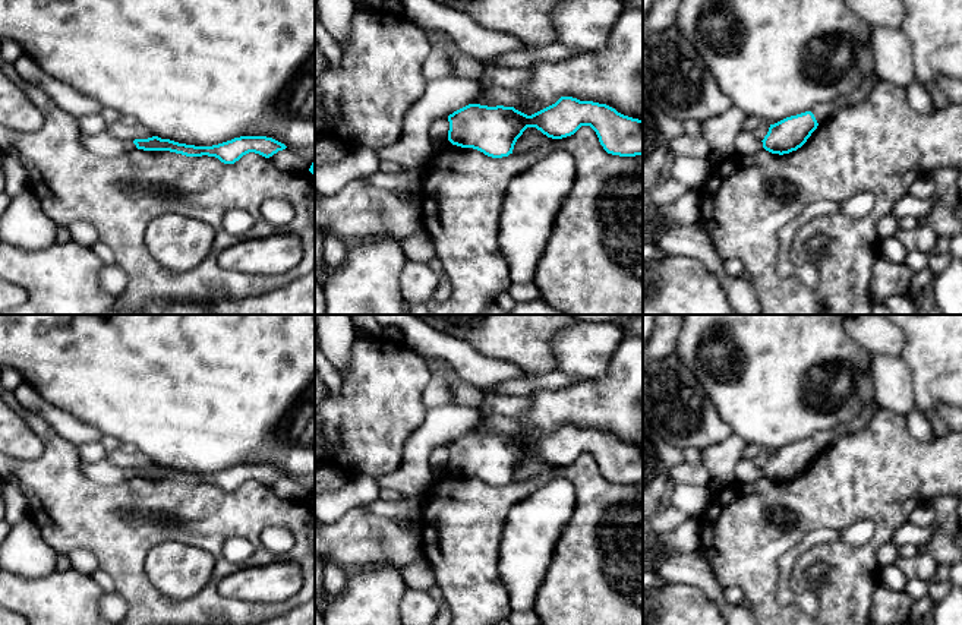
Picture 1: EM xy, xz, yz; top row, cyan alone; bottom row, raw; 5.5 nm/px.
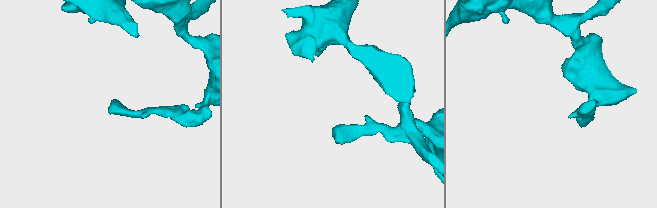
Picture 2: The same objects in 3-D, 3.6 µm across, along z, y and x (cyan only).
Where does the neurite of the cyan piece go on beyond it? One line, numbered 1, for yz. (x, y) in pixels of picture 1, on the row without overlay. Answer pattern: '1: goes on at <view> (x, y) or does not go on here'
1: does not go on here

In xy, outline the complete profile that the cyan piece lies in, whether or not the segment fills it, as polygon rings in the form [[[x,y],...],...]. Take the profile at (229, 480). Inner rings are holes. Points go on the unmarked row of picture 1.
[[[158,464],[135,467],[133,471],[143,479],[170,479],[186,484],[215,484],[224,492],[234,492],[249,480],[269,486],[287,476],[284,471],[266,464],[240,464],[212,474],[186,473]]]

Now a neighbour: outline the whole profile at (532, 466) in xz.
[[[527,455],[523,463],[517,467],[512,482],[521,482],[526,479],[533,479],[539,474],[549,471],[552,465],[548,465],[536,455]]]

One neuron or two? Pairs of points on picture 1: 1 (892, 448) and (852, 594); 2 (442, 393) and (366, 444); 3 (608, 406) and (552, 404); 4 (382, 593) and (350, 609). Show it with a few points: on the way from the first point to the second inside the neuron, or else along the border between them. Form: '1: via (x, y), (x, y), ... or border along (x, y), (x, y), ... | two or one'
1: via (886, 485), (886, 523), (883, 533), (863, 558) | one
2: border along (431, 371), (422, 395), (426, 409) | two
3: via (595, 406), (565, 406) | one
4: via (375, 597), (363, 609), (358, 609) | one

